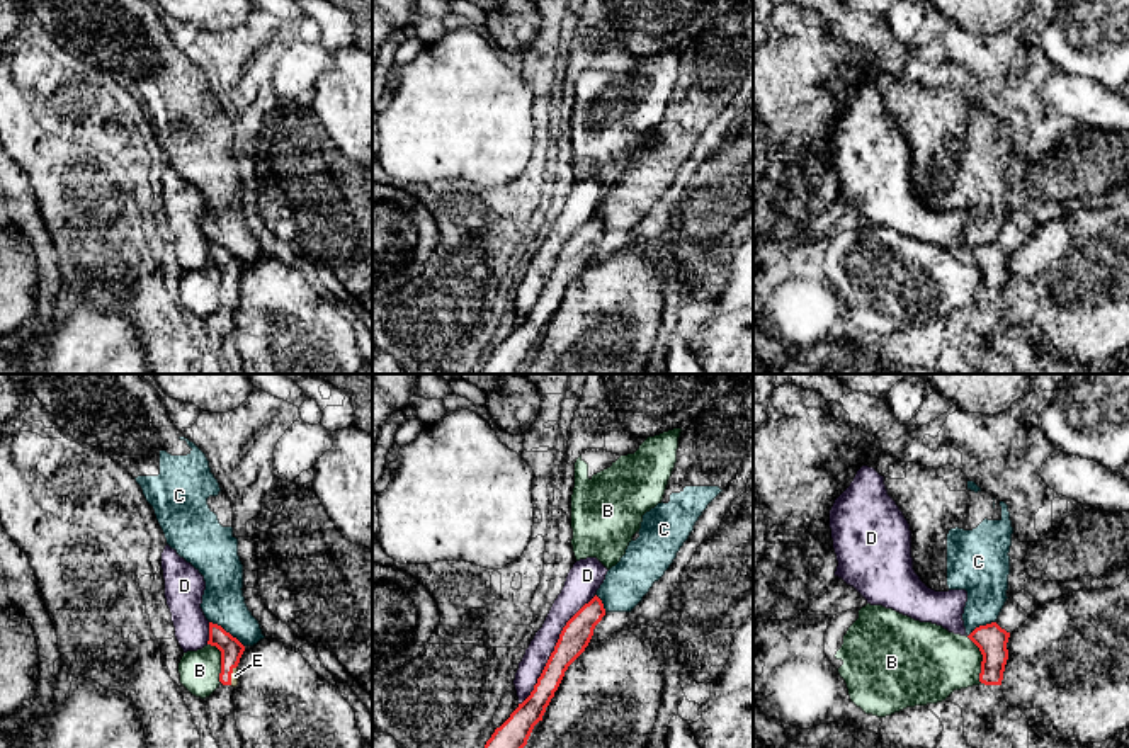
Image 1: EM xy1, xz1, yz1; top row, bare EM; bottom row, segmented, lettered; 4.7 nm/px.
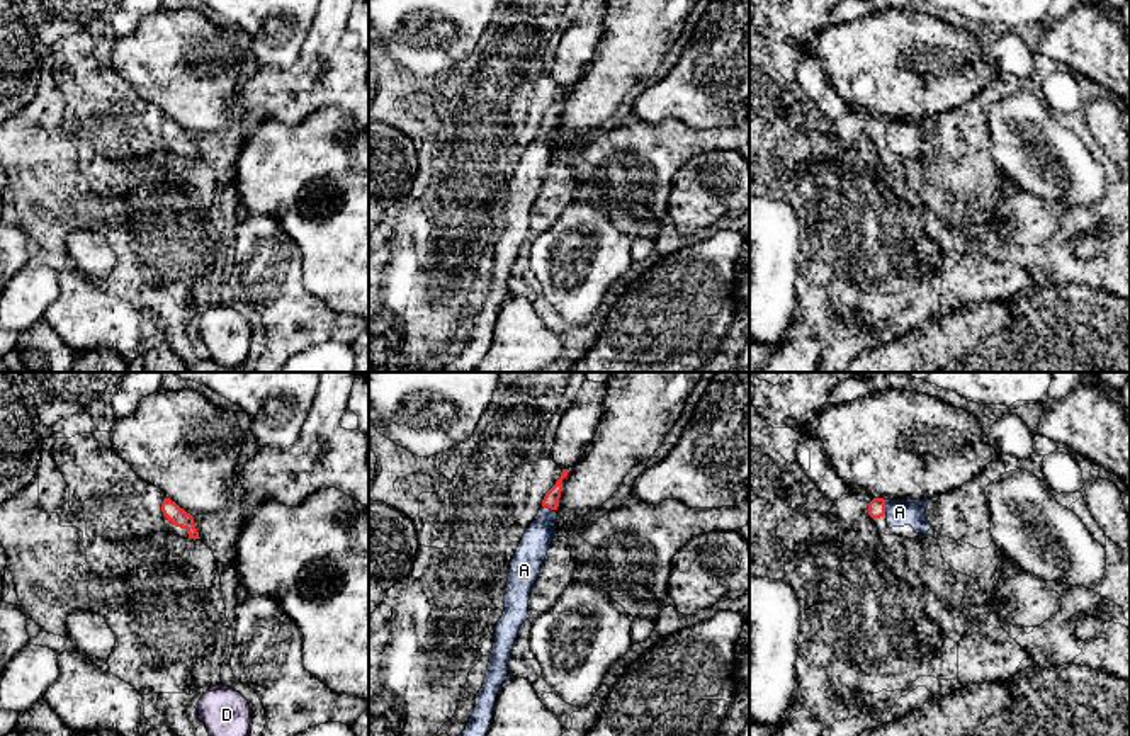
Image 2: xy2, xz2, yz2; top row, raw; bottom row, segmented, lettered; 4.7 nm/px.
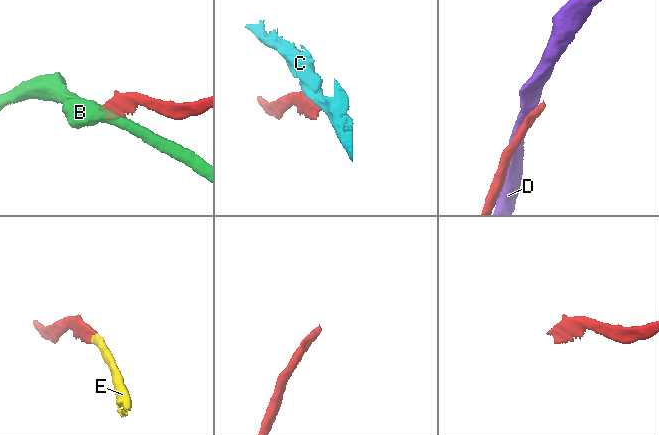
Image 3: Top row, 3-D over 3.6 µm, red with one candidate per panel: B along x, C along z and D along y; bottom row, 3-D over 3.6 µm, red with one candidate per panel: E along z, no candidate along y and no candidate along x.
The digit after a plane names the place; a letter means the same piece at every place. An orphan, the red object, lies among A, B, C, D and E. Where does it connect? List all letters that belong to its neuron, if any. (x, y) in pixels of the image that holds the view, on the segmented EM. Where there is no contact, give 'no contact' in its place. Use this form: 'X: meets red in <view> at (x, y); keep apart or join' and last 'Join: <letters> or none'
A: meets red in yz2 at (884, 507); join
B: meets red in yz1 at (981, 662); keep apart
C: meets red in xy1 at (225, 631); keep apart
D: meets red in xz1 at (555, 650); keep apart
E: meets red in xy1 at (230, 675); join
Join: A, E

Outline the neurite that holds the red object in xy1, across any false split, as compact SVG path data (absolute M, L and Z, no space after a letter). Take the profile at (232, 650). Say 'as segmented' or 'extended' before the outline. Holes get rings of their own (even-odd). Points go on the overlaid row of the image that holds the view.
extended; M209 622L209 641L207 644L216 646L221 651L221 673L219 682L223 685L238 685L238 663L245 651L245 646L226 632L221 626Z

